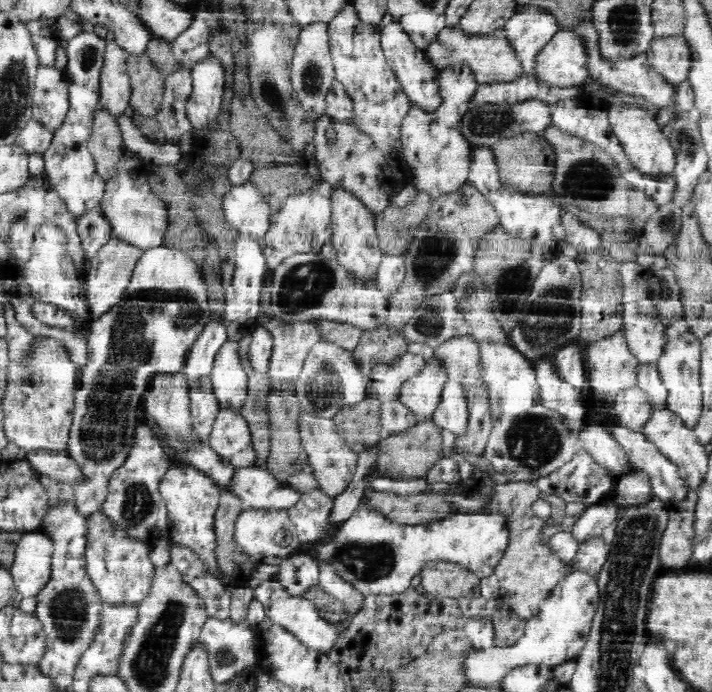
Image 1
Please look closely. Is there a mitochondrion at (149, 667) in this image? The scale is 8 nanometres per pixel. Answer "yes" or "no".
yes

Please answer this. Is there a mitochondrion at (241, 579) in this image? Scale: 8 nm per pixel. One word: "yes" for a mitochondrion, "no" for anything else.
no

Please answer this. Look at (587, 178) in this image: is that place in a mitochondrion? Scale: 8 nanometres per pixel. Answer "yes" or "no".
yes

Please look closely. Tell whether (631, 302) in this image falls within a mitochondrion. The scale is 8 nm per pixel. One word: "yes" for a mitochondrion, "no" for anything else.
no

